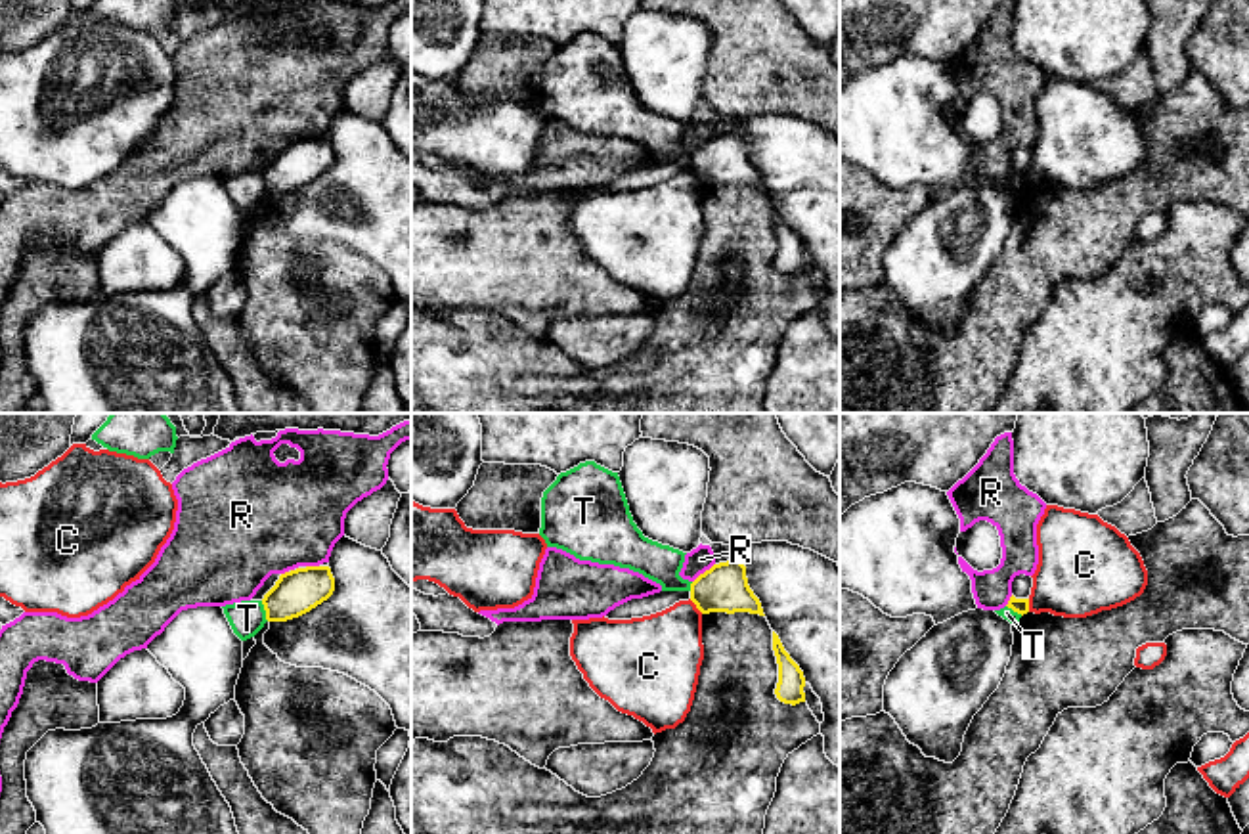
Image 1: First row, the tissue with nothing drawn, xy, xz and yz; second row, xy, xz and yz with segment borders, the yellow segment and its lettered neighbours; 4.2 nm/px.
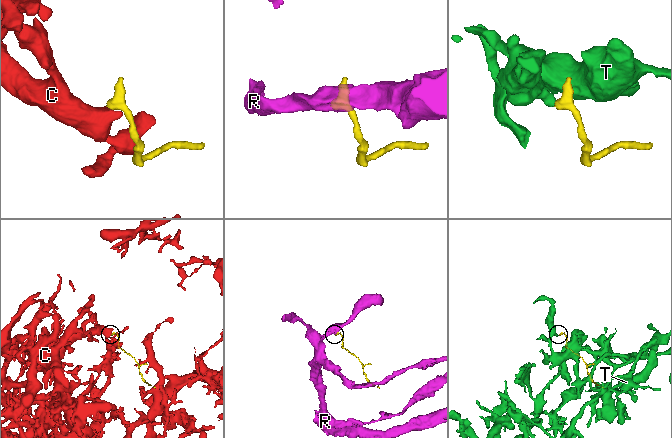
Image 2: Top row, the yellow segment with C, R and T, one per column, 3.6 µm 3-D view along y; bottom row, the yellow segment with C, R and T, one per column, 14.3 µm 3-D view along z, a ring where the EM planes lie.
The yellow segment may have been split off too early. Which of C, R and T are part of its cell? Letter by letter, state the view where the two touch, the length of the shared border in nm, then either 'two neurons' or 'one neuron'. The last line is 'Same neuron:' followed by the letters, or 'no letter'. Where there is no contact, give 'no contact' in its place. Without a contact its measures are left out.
C: contact in xz; length 90 nm; two neurons
R: contact in xz; length 130 nm; two neurons
T: contact in xy; length 90 nm; two neurons
Same neuron: no letter

